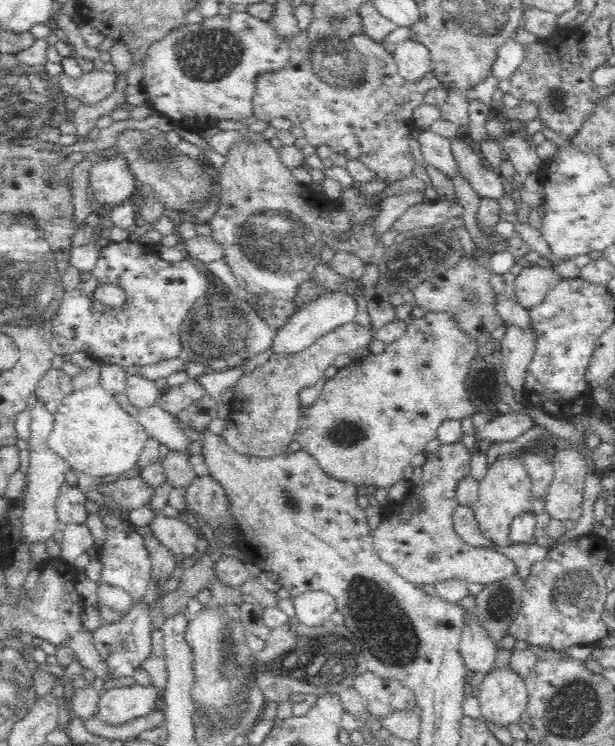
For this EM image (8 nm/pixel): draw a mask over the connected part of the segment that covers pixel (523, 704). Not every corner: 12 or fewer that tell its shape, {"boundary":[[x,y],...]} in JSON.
{"boundary":[[507,668],[486,673],[477,695],[483,721],[518,724],[525,682]]}

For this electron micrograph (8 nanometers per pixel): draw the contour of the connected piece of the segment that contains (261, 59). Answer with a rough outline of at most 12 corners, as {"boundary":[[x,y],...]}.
{"boundary":[[244,12],[153,42],[141,90],[201,133],[253,114],[287,42]]}

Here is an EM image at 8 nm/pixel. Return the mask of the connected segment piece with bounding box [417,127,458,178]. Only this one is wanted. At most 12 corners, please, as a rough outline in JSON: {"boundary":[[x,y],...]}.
{"boundary":[[419,129],[417,140],[425,162],[450,178],[458,168],[449,138]]}

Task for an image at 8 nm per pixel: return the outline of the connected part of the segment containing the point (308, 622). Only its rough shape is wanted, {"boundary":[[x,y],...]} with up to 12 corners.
{"boundary":[[323,590],[293,597],[301,624],[321,626],[337,611],[336,597]]}

